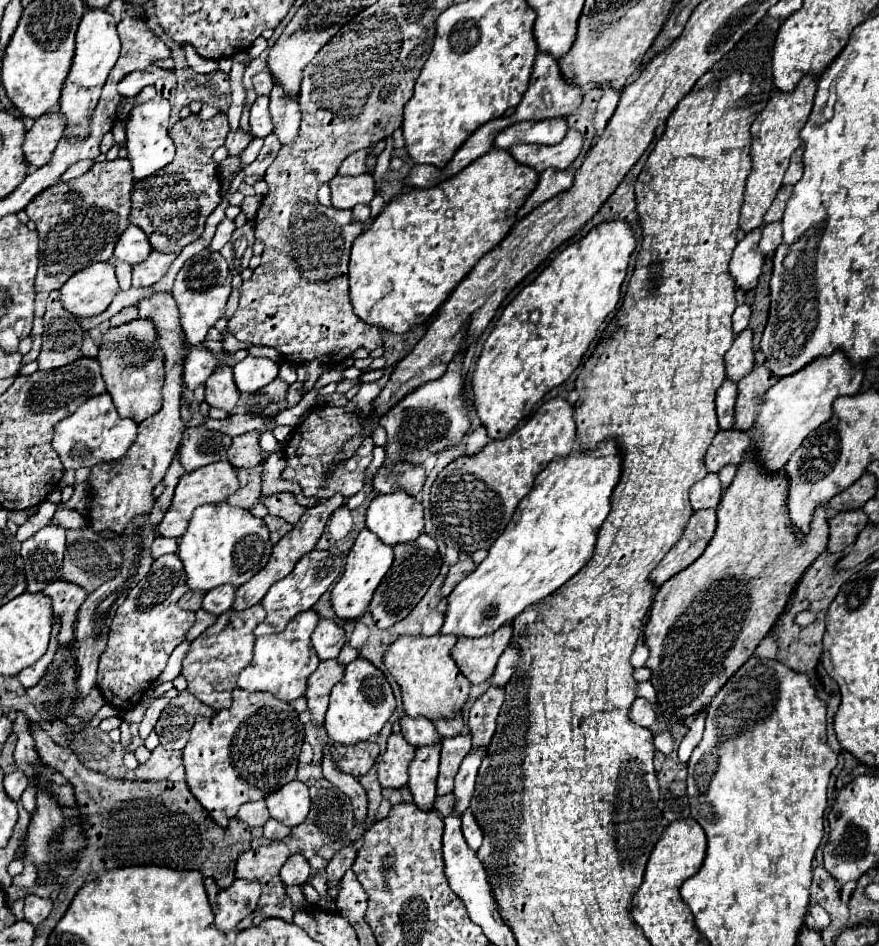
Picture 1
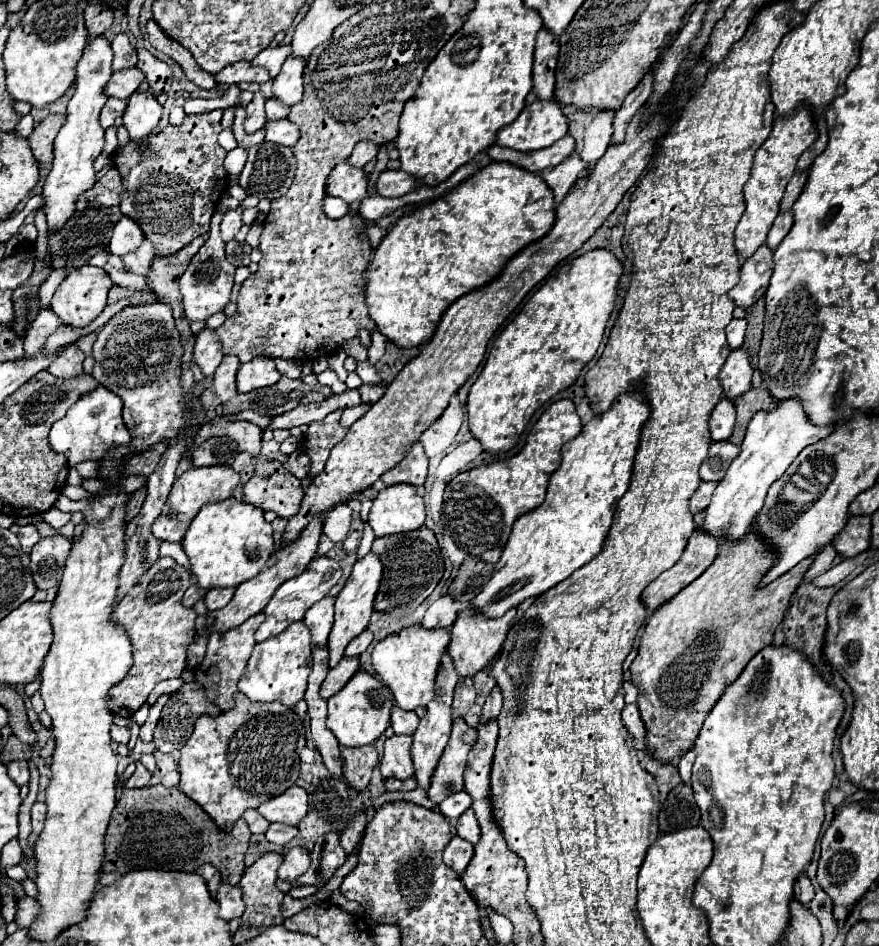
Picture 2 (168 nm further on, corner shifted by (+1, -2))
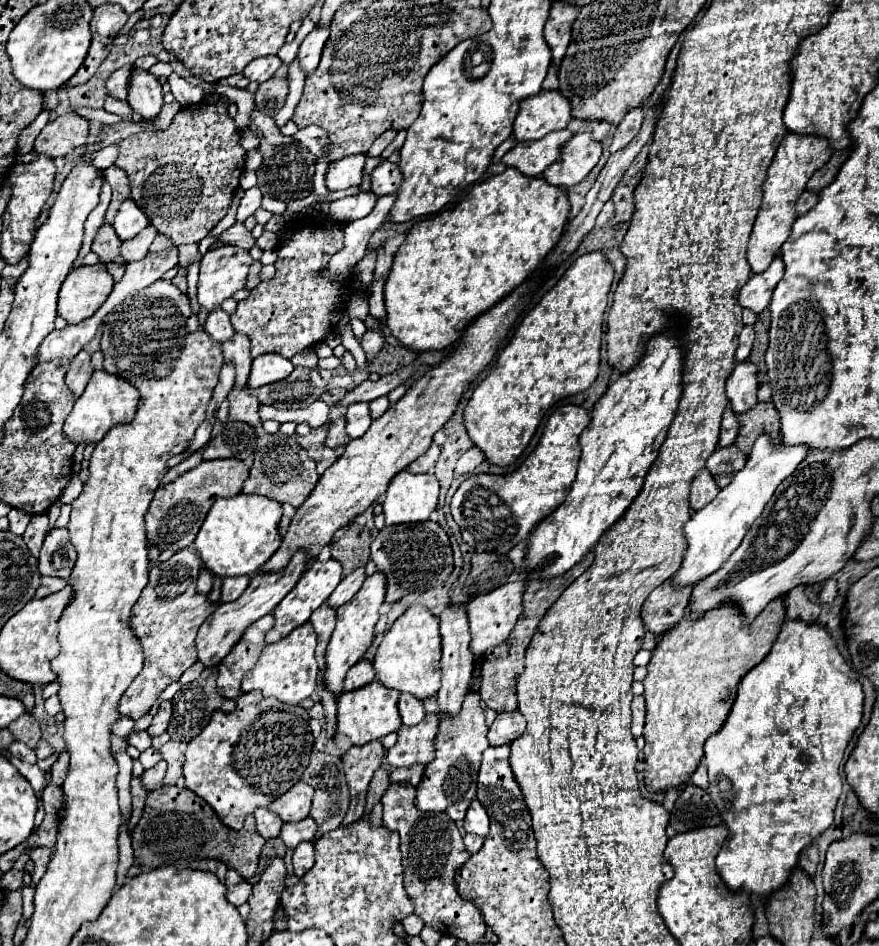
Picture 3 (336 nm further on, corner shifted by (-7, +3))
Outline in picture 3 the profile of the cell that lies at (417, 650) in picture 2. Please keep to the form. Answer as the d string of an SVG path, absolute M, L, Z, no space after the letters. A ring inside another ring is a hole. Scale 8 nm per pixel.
M423 605L409 607L385 633L377 653L373 667L377 671L377 681L385 687L411 693L417 699L427 699L435 695L441 687L441 635L439 635L439 619Z

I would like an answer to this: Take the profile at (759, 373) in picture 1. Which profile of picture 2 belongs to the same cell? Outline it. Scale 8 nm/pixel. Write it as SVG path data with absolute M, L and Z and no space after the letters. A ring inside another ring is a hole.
M751 388L749 392L741 394L735 400L737 422L735 422L735 430L733 430L731 438L729 438L729 442L741 444L753 412L757 412L757 410L769 410L769 408L773 408L773 404L775 404L775 398L769 394L767 388Z

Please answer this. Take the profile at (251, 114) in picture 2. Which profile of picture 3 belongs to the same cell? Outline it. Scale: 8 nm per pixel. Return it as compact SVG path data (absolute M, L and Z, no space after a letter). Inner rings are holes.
M271 77L269 81L261 83L257 93L255 93L255 103L257 107L265 107L267 103L275 103L275 109L281 109L285 105L285 99L287 99L287 93L289 93L289 79L287 77Z

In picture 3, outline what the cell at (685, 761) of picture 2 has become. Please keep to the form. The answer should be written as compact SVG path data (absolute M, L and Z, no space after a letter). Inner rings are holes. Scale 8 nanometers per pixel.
M701 763L701 765L697 767L697 771L693 773L693 777L691 777L691 783L693 783L693 785L697 785L697 787L701 787L701 789L707 789L707 787L709 787L707 769L705 769L705 765L703 765L703 763Z

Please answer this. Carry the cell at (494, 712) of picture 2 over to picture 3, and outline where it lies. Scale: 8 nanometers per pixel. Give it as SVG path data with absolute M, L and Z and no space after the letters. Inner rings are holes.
M519 711L499 713L487 733L489 745L499 747L505 743L513 743L515 739L519 739L525 733L525 725L527 725L525 717Z

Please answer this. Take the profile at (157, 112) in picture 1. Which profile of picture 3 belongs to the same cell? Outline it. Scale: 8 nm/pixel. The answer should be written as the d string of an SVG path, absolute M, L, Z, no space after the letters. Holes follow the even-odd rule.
M133 67L127 89L129 89L129 95L127 95L129 105L143 119L153 119L159 113L159 109L163 107L161 83L149 71Z

